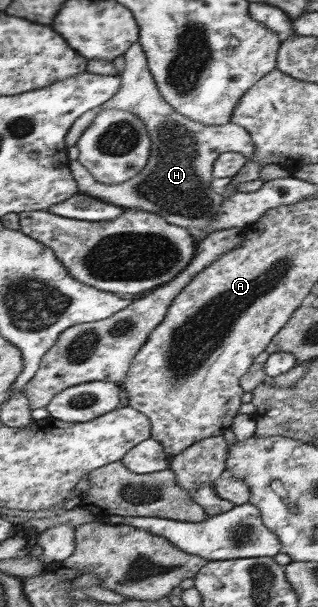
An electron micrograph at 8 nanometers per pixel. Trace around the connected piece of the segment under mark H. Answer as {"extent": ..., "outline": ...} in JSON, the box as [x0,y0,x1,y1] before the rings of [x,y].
{"extent":[66,42,254,231],"outline":[[[138,42],[127,48],[123,54],[124,68],[118,73],[122,80],[115,96],[104,105],[84,113],[71,126],[66,133],[66,146],[73,146],[82,132],[91,125],[97,110],[115,109],[135,115],[150,135],[150,158],[139,175],[115,185],[96,182],[87,169],[76,160],[68,163],[73,173],[74,182],[78,192],[115,206],[151,211],[161,215],[168,223],[186,228],[190,231],[206,228],[214,216],[220,212],[223,196],[220,192],[211,189],[213,182],[213,164],[219,154],[226,152],[239,152],[250,160],[254,156],[254,143],[250,134],[242,126],[231,122],[221,126],[207,126],[205,123],[189,120],[174,111],[169,103],[162,97],[153,76],[148,72],[145,52]]]}

